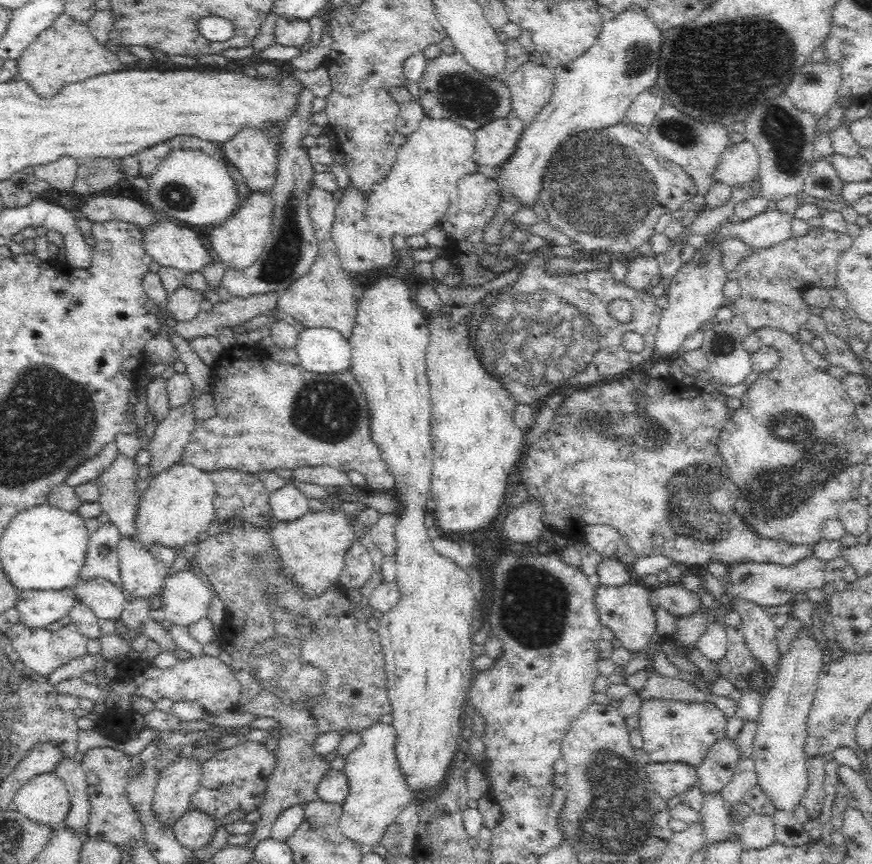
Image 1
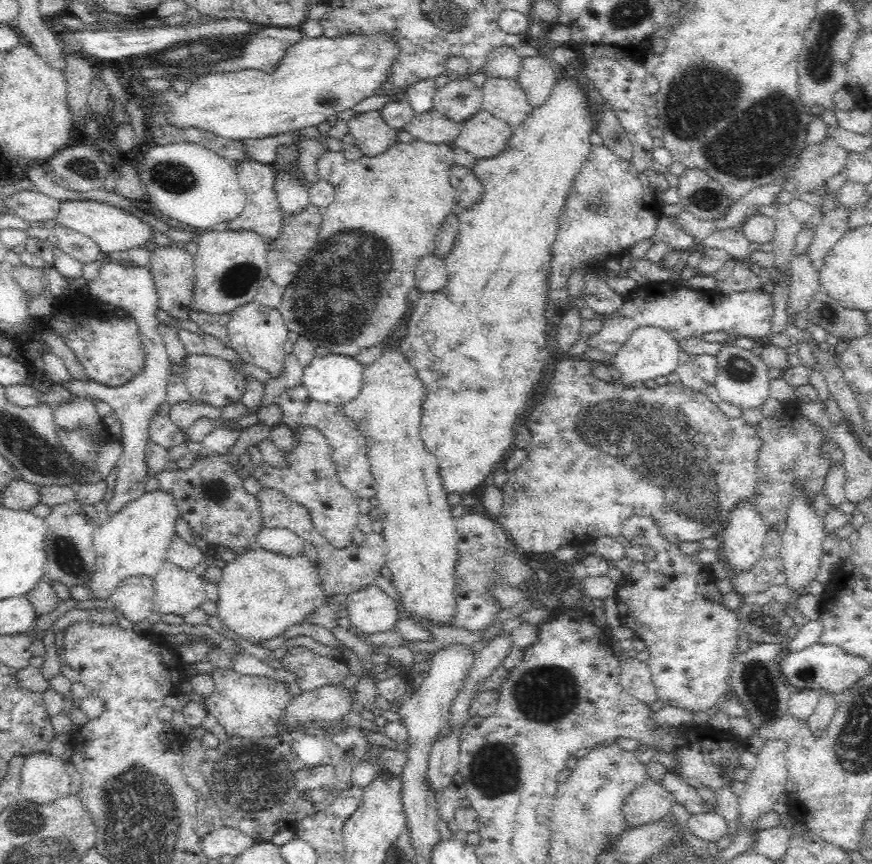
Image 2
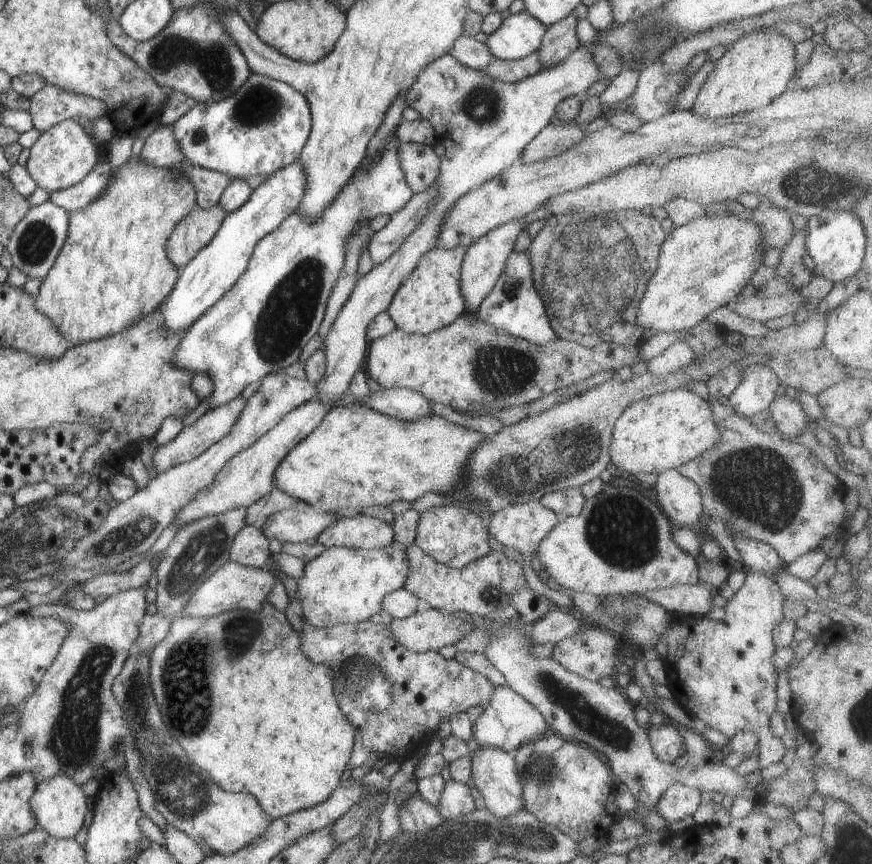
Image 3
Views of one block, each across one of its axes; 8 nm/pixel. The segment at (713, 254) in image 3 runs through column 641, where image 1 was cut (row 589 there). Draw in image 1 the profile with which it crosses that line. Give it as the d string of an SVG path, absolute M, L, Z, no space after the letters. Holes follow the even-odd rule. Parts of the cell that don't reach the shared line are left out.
M309 510L296 520L276 522L276 526L273 526L271 538L276 551L280 553L280 563L298 583L298 591L306 597L322 596L330 585L338 584L346 550L357 540L349 515L344 511Z

